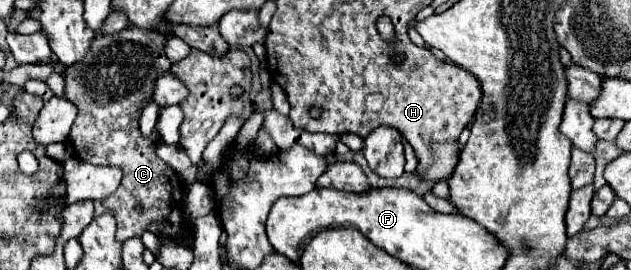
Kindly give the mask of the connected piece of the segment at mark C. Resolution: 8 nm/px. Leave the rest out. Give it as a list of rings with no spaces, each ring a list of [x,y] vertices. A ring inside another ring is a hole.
[[[127,27],[113,35],[95,35],[91,41],[91,51],[77,63],[69,65],[63,71],[65,77],[65,99],[71,101],[77,107],[77,119],[69,133],[69,145],[73,147],[77,159],[89,161],[91,165],[115,165],[123,171],[123,179],[117,191],[113,191],[105,201],[101,201],[117,219],[117,241],[123,243],[129,237],[141,237],[145,231],[151,231],[155,237],[169,237],[177,241],[179,245],[191,247],[193,245],[193,229],[189,221],[185,221],[183,213],[183,197],[181,197],[181,179],[177,179],[177,173],[157,157],[157,145],[161,141],[161,135],[157,129],[149,137],[143,137],[139,131],[139,111],[147,107],[147,103],[153,99],[155,81],[169,71],[171,63],[163,51],[165,37],[153,29],[137,29]]]

